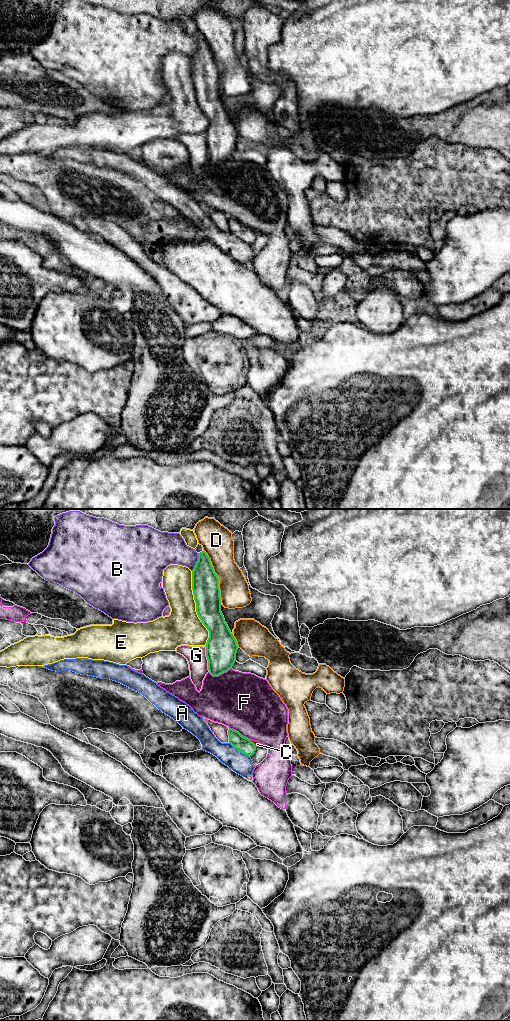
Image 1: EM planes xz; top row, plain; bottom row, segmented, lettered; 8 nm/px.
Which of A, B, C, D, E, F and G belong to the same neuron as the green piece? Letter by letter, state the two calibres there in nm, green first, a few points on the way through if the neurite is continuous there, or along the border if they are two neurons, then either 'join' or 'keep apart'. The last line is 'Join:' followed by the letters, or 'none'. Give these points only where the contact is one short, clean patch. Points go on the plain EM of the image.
A: calibres 120 and 160 nm; keep apart
B: calibres 220 and 260 nm; keep apart
C: calibres 120 and 50 nm; border xz (249, 227), (256, 234); keep apart
D: calibres 220 and 240 nm; keep apart
E: calibres 220 and 280 nm; keep apart
F: calibres 260 and 440 nm; keep apart
G: calibres 260 and 160 nm; keep apart
Join: none

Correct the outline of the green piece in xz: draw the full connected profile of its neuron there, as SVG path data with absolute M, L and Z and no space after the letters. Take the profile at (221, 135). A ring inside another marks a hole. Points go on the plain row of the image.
M205 39L198 41L198 49L192 59L192 78L197 103L209 119L209 126L205 133L208 158L212 164L219 164L232 156L236 149L238 133L221 100L219 66L214 60L210 46Z

